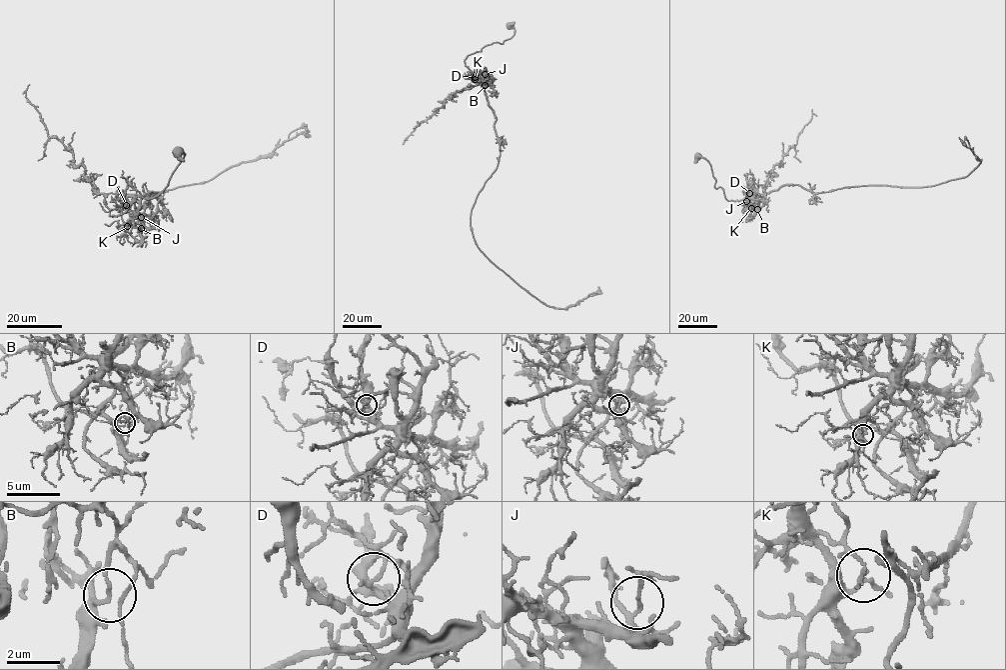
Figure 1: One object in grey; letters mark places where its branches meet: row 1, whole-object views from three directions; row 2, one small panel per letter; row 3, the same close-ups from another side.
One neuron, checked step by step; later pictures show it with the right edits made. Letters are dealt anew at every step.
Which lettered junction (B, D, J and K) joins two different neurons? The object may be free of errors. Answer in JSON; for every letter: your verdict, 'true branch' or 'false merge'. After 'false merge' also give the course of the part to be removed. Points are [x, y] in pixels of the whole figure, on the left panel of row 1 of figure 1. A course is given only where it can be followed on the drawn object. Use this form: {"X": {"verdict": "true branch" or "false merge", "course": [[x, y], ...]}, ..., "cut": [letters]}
{"B": {"verdict": "false merge", "course": [[141, 228], [110, 209], [81, 164], [76, 165], [73, 154], [48, 135], [25, 96], [29, 84]]}, "D": {"verdict": "true branch"}, "J": {"verdict": "true branch"}, "K": {"verdict": "true branch"}, "cut": ["B"]}

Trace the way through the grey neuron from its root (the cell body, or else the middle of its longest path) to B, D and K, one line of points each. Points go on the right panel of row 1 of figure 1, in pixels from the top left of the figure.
B: (697, 156), (708, 161), (715, 179), (714, 187), (721, 188), (727, 200), (751, 197), (757, 201), (757, 209)
D: (697, 156), (708, 161), (715, 179), (714, 187), (721, 188), (727, 200), (749, 198), (749, 193)
K: (697, 156), (708, 161), (715, 179), (714, 187), (721, 188), (727, 200), (751, 197), (747, 202), (751, 208)

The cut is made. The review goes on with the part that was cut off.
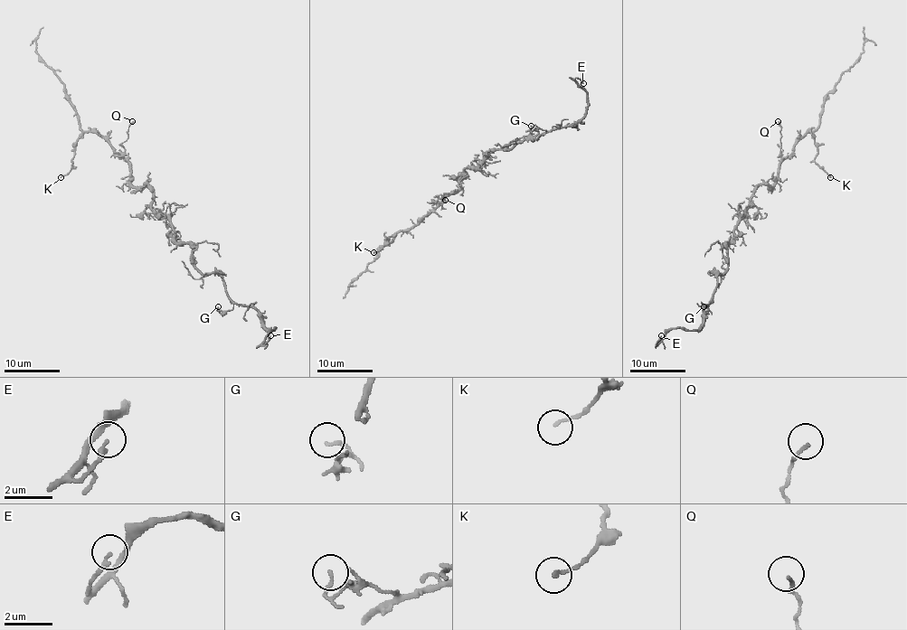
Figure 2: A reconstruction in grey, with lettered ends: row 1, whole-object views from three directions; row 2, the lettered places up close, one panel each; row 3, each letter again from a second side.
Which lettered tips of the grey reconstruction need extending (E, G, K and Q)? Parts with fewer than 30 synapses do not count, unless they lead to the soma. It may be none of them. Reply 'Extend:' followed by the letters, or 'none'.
Extend: none

